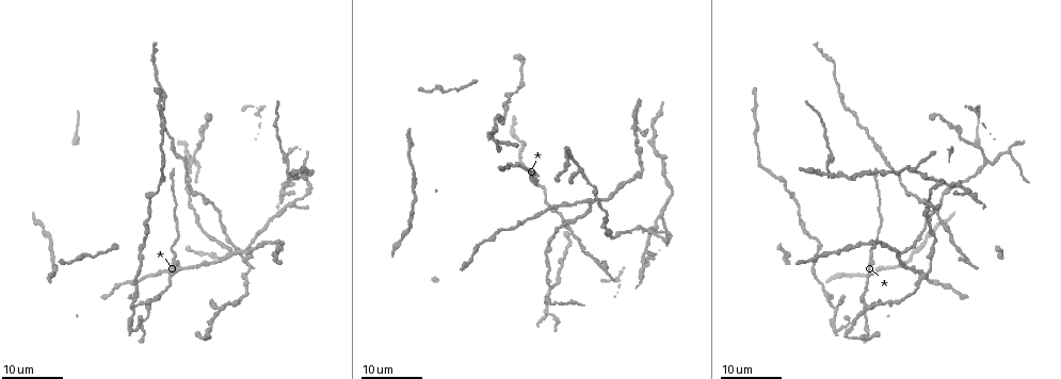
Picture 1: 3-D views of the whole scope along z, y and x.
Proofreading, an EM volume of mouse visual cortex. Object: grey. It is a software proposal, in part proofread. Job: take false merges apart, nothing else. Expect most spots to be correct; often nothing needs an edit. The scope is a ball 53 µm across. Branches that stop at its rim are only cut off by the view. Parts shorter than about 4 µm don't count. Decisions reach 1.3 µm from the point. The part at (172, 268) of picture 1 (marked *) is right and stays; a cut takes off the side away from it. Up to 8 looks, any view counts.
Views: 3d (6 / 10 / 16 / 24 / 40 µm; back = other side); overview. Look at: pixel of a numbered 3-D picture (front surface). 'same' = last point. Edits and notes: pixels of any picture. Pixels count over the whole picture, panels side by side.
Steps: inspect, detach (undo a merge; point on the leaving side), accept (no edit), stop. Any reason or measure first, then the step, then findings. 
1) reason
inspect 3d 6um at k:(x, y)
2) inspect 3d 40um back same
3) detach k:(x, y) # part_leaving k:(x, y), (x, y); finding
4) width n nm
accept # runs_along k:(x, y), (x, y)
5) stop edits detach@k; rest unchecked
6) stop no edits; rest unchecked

inspect 3d 16um at 1:(806, 234)

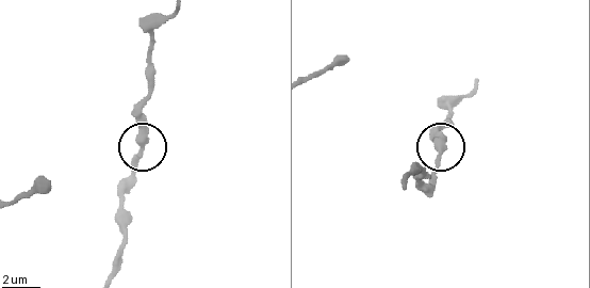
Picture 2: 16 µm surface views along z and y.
inspect 3d 6um at 2:(435, 142)

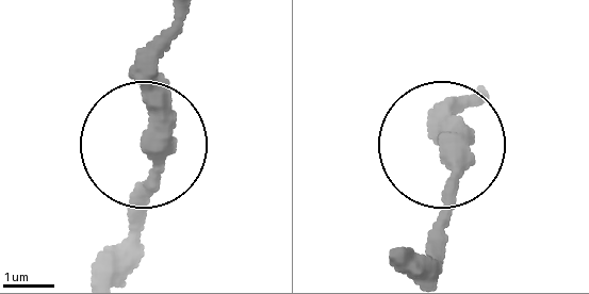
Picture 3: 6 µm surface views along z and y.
inspect 3d 6um back at 3:(446, 148)

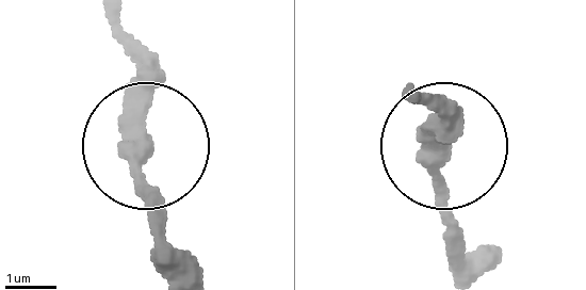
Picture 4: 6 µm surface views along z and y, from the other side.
width 360 nm
accept # runs_along 4:(192, 273), (141, 158), (132, 35); one cell here

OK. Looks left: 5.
two arms in line, one across
inspect 3d 16um at 1:(837, 309)

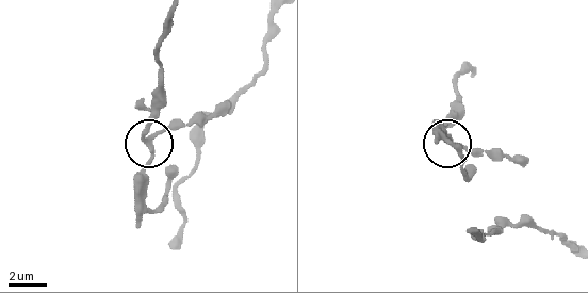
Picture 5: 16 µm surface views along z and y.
closer look
inspect 3d 6um at 5:(149, 146)

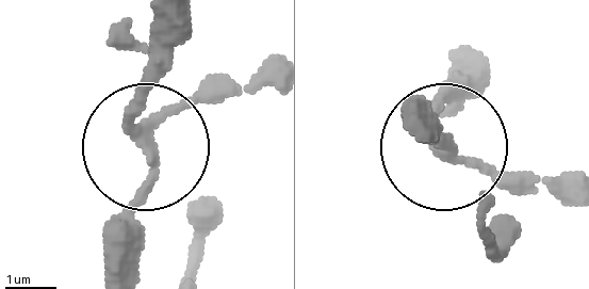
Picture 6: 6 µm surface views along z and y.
side_arm 8 um
accept # continuous, no second cell

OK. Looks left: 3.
three-way junction
inspect 3d 24um at 1:(287, 165)

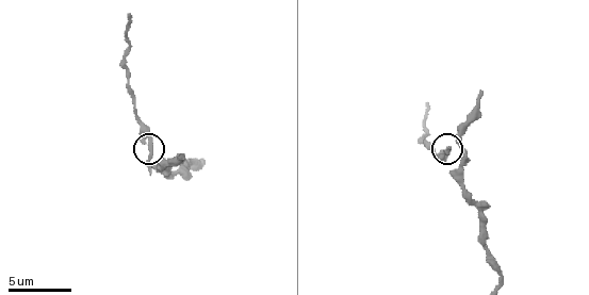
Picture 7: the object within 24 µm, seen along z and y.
inspect 3d 6um at 7:(151, 147)

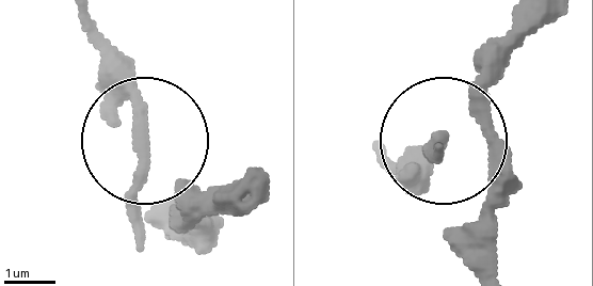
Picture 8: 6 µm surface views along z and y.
arms 3
accept # continuous, no second cell

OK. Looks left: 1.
stop no edits; rest unchecked

